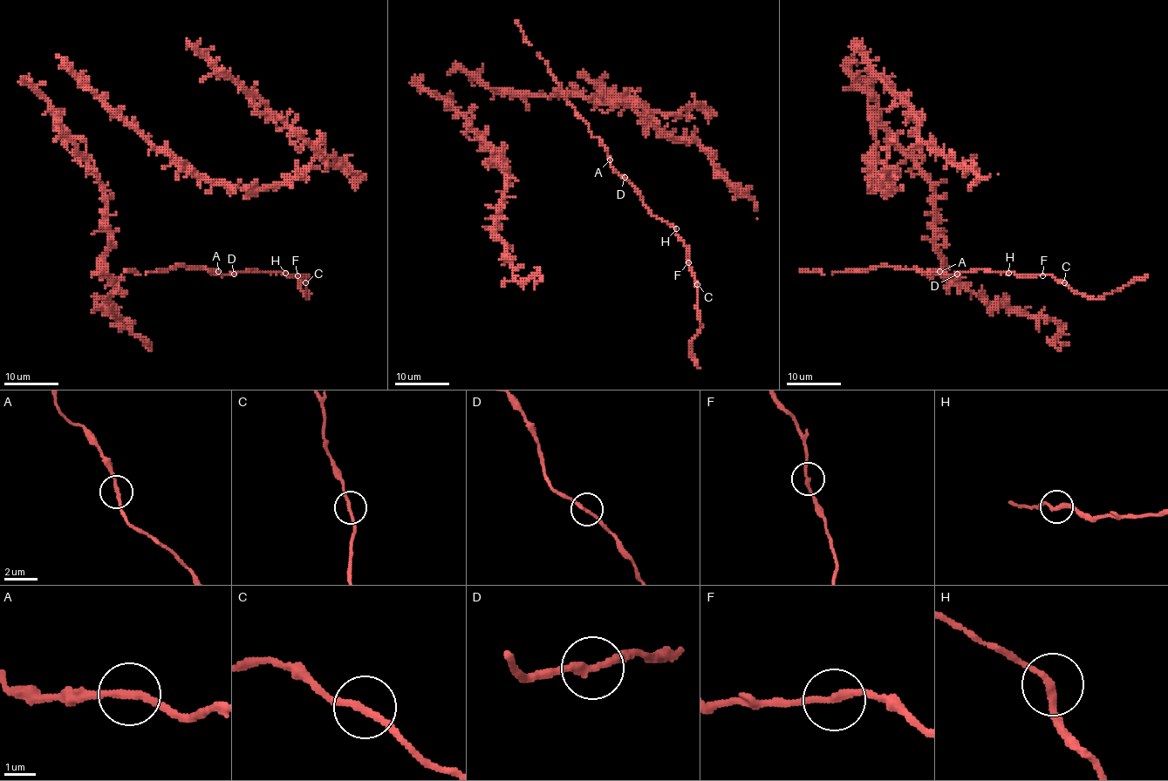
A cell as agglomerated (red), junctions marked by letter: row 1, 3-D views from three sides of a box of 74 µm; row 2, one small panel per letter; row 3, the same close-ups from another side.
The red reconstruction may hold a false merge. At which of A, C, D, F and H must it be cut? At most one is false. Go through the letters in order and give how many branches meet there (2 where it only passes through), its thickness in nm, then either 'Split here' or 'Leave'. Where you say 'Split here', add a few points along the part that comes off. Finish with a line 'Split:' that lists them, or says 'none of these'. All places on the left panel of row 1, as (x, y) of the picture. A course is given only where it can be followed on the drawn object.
A: Branches: 2. Thickness 220 nm. Leave
C: Branches: 2. Thickness 200 nm. Leave
D: Branches: 2. Thickness 200 nm. Leave
F: Branches: 2. Thickness 240 nm. Leave
H: Branches: 2. Thickness 240 nm. Leave
Split: none of these

